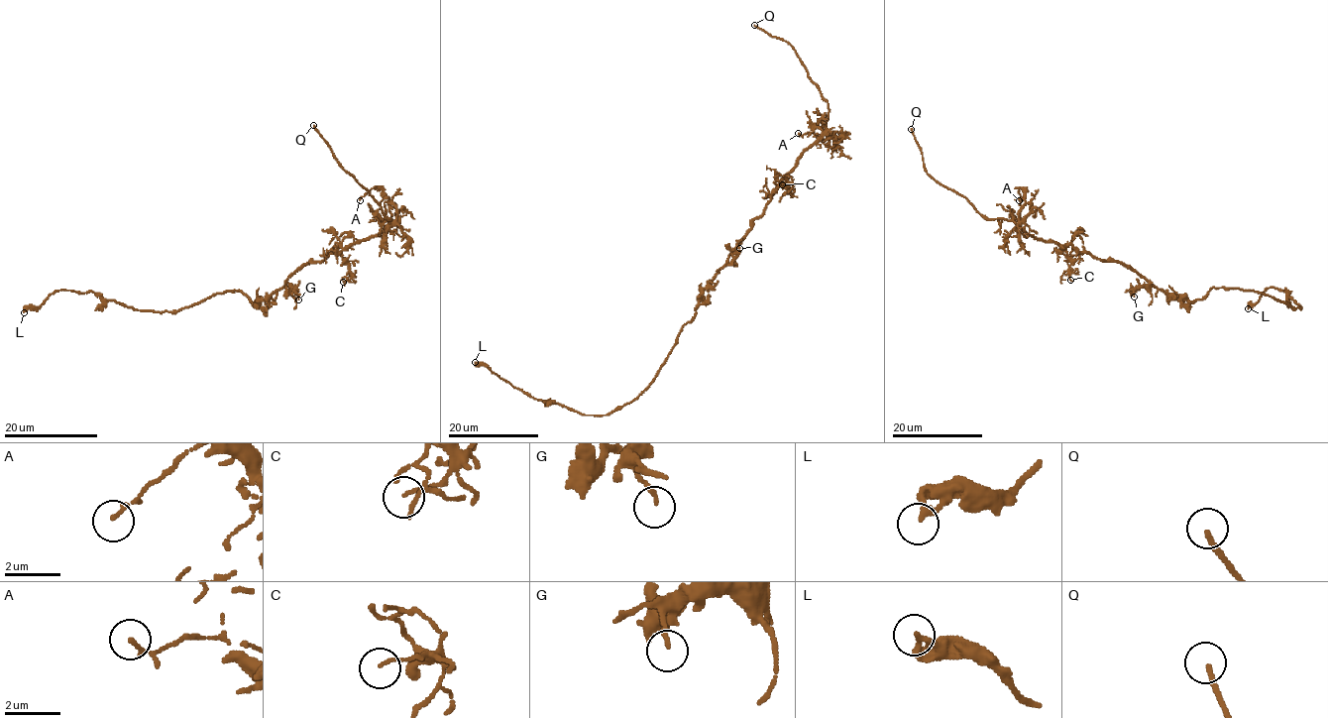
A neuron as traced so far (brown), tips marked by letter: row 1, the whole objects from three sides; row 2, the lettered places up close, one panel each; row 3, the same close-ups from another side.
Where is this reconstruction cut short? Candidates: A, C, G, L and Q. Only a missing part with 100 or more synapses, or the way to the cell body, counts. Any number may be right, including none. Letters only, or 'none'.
Q

